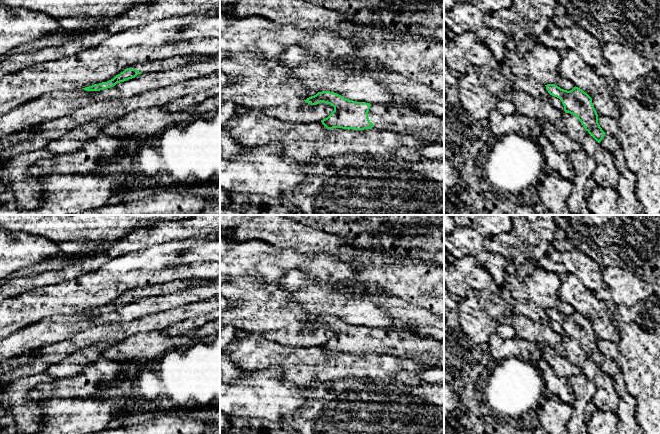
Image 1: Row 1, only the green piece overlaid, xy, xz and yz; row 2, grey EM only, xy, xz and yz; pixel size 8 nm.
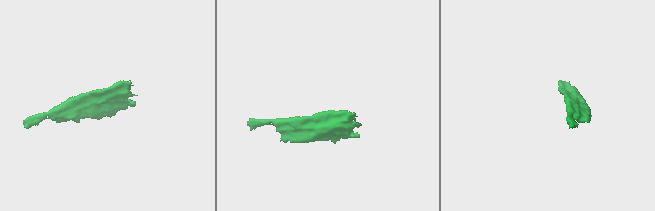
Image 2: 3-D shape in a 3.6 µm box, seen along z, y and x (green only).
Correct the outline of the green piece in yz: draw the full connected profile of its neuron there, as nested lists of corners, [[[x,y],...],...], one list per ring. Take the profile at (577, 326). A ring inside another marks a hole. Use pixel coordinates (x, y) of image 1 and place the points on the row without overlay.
[[[547,308],[546,314],[554,321],[561,324],[565,337],[575,339],[585,354],[607,375],[613,376],[619,373],[619,364],[606,358],[598,347],[598,338],[592,327],[592,322],[582,313],[574,311],[567,315],[555,308]]]

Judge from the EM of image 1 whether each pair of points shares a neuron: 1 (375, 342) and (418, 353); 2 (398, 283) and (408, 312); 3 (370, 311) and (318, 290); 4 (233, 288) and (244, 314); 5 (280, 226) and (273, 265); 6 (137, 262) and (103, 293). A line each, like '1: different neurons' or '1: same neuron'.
1: same neuron
2: different neurons
3: same neuron
4: same neuron
5: different neurons
6: same neuron

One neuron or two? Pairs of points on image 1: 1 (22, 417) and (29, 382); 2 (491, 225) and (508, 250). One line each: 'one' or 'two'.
1: one
2: two

